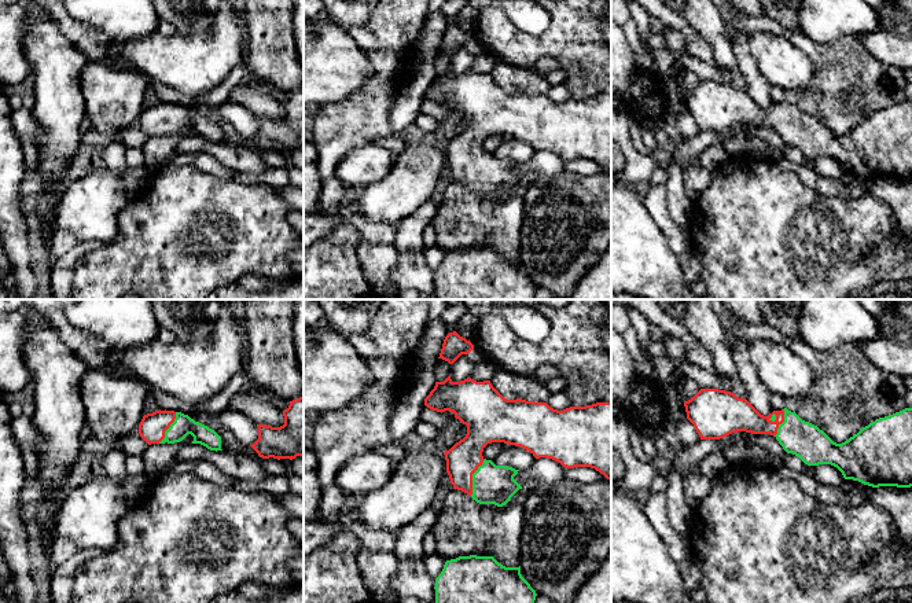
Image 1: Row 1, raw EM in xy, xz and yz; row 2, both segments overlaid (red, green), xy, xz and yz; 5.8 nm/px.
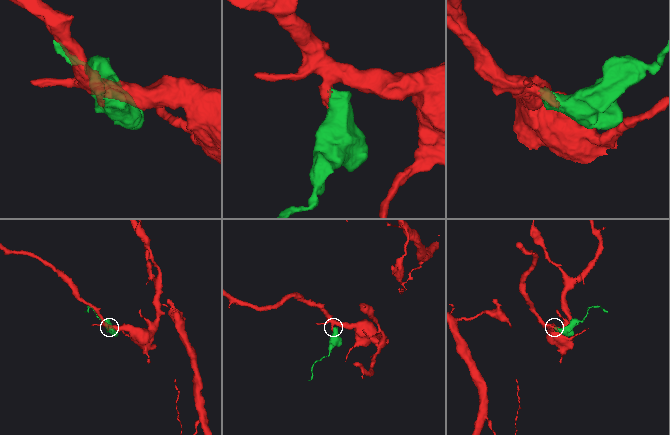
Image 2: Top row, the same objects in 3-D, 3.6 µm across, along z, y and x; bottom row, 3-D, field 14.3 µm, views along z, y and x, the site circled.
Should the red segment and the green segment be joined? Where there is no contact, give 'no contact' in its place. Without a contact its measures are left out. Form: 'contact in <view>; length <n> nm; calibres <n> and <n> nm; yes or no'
contact in xz; length 240 nm; calibres 200 and 220 nm; yes

